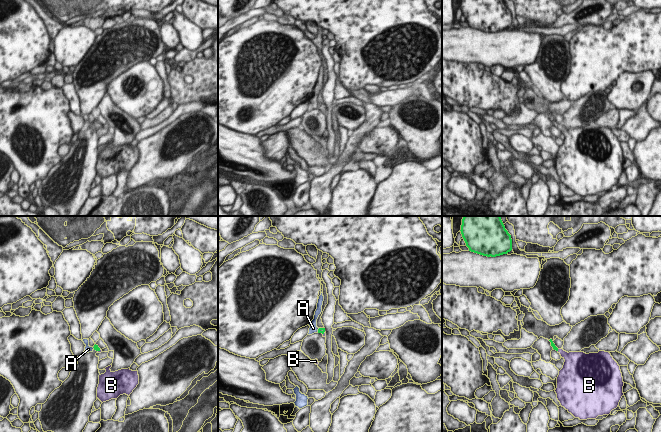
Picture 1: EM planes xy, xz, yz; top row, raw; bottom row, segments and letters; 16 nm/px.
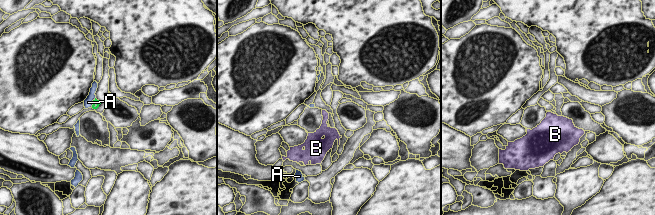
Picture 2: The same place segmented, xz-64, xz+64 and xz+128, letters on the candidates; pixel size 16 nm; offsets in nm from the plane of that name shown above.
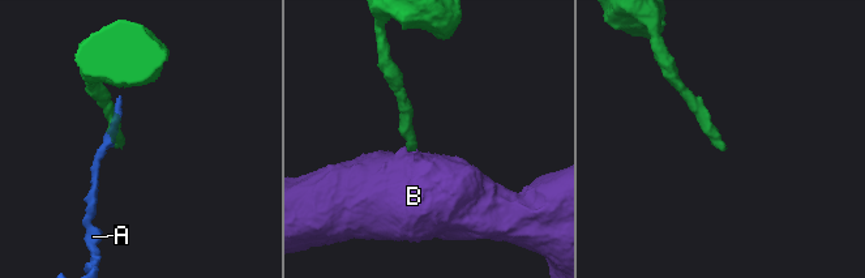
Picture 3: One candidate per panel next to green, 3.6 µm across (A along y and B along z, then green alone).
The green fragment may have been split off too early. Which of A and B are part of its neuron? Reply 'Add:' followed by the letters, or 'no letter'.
Add: B

